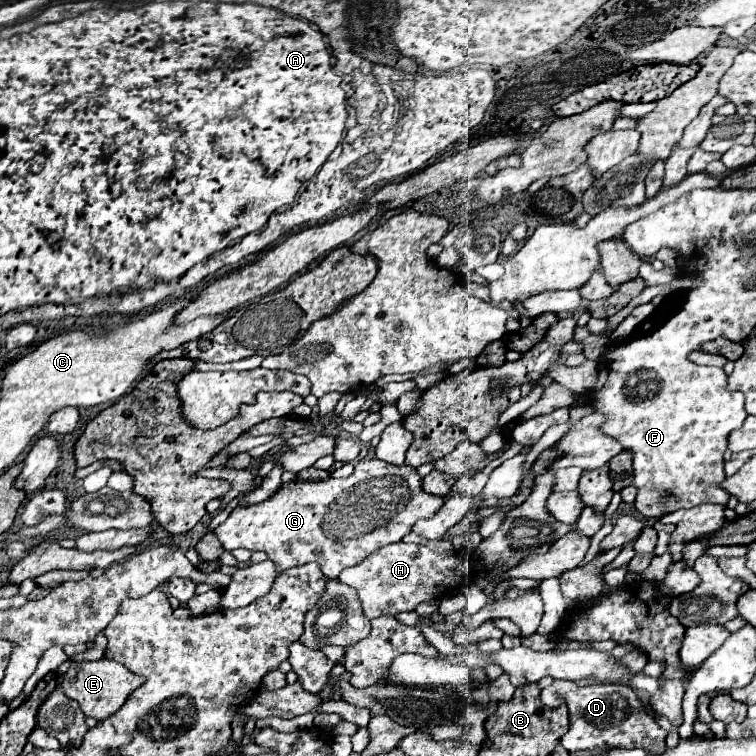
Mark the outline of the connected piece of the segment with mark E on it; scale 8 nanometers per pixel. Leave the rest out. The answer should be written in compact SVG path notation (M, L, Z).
M102 657L100 661L92 661L92 663L88 663L88 661L72 663L70 669L60 677L60 687L70 699L78 701L78 705L86 717L94 717L94 719L102 721L110 715L114 715L126 703L128 695L134 689L138 689L144 681L146 681L146 677L136 675L136 673L128 671L124 665L118 665L116 661Z

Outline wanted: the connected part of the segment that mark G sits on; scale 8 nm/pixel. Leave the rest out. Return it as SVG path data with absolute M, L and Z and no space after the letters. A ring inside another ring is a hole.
M380 459L360 461L354 467L354 473L346 479L330 477L326 481L290 481L280 485L280 489L268 497L266 501L254 505L238 505L232 509L228 519L214 529L214 535L222 541L226 551L234 551L238 547L246 547L250 551L258 549L268 553L270 559L276 561L280 569L290 569L304 563L318 563L322 573L328 579L336 579L342 569L356 565L364 557L368 557L374 549L380 549L390 543L402 541L404 535L412 531L412 525L418 519L428 519L438 511L444 503L444 497L430 495L422 489L422 477L414 467L408 465L392 465Z

